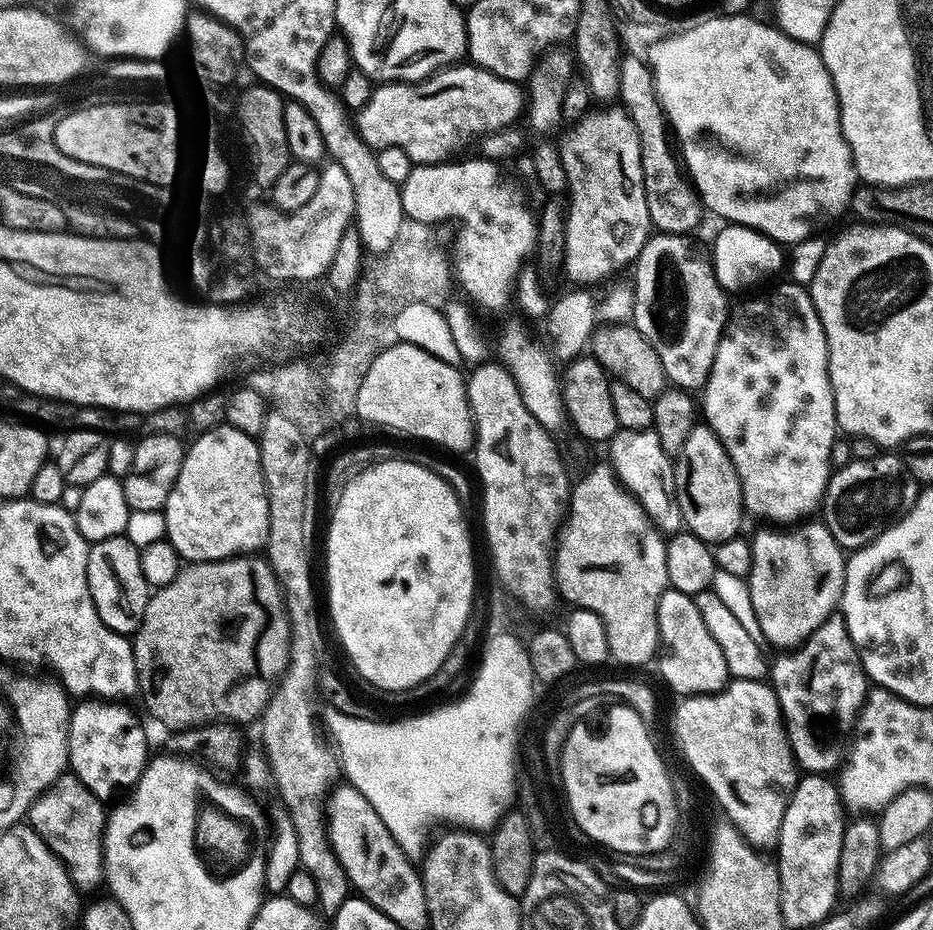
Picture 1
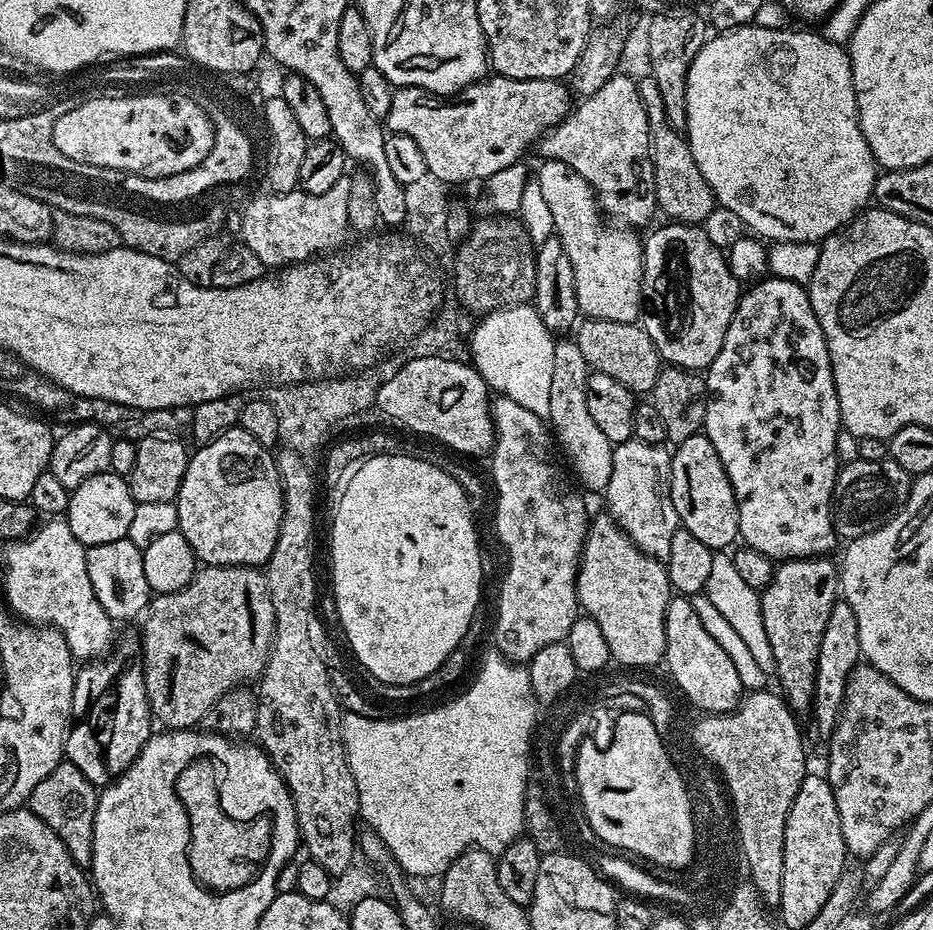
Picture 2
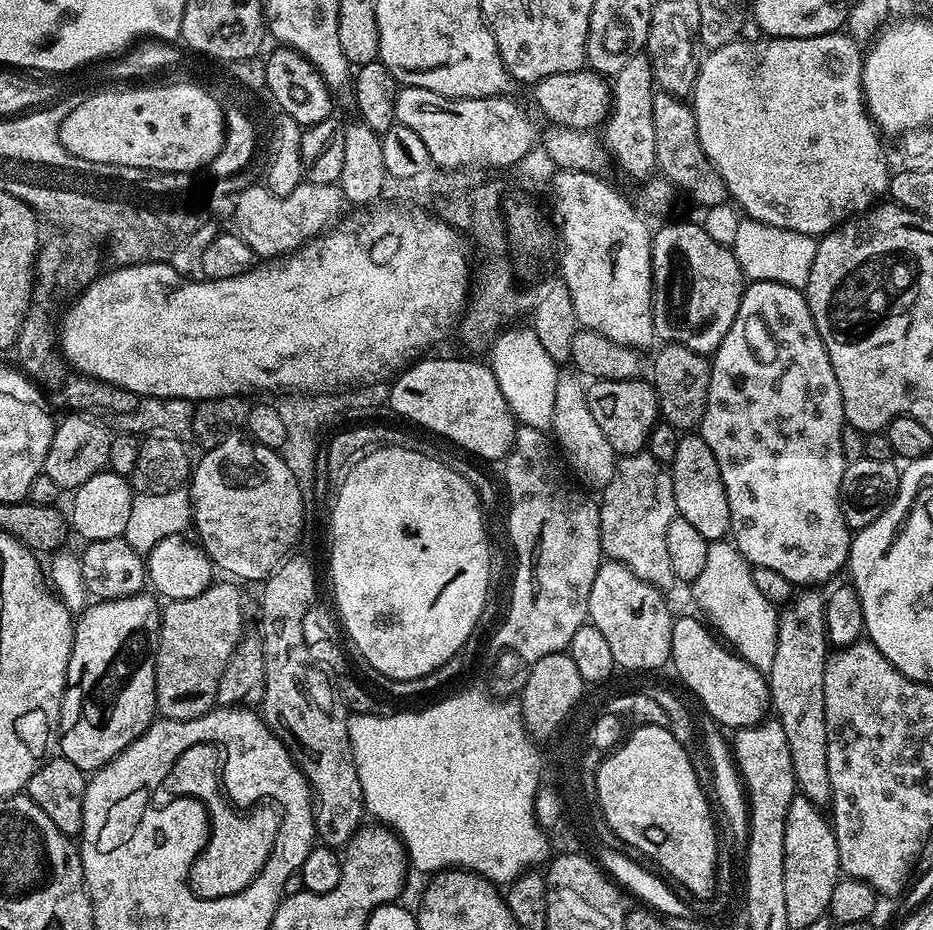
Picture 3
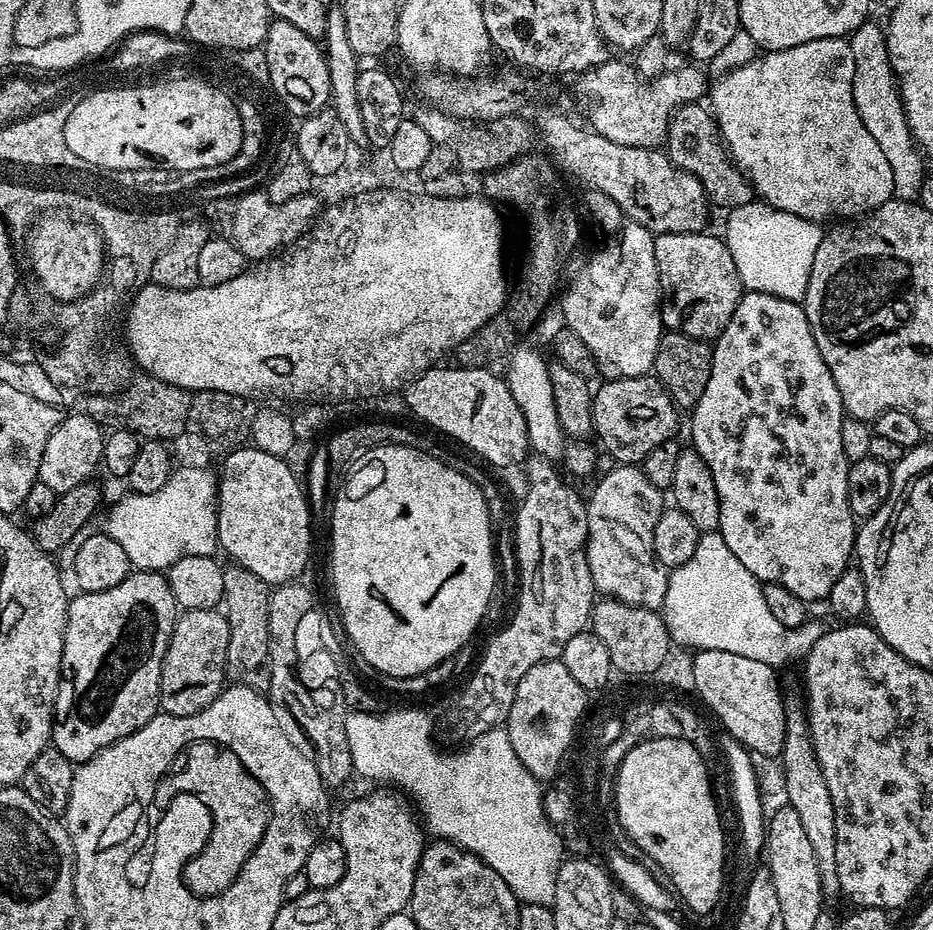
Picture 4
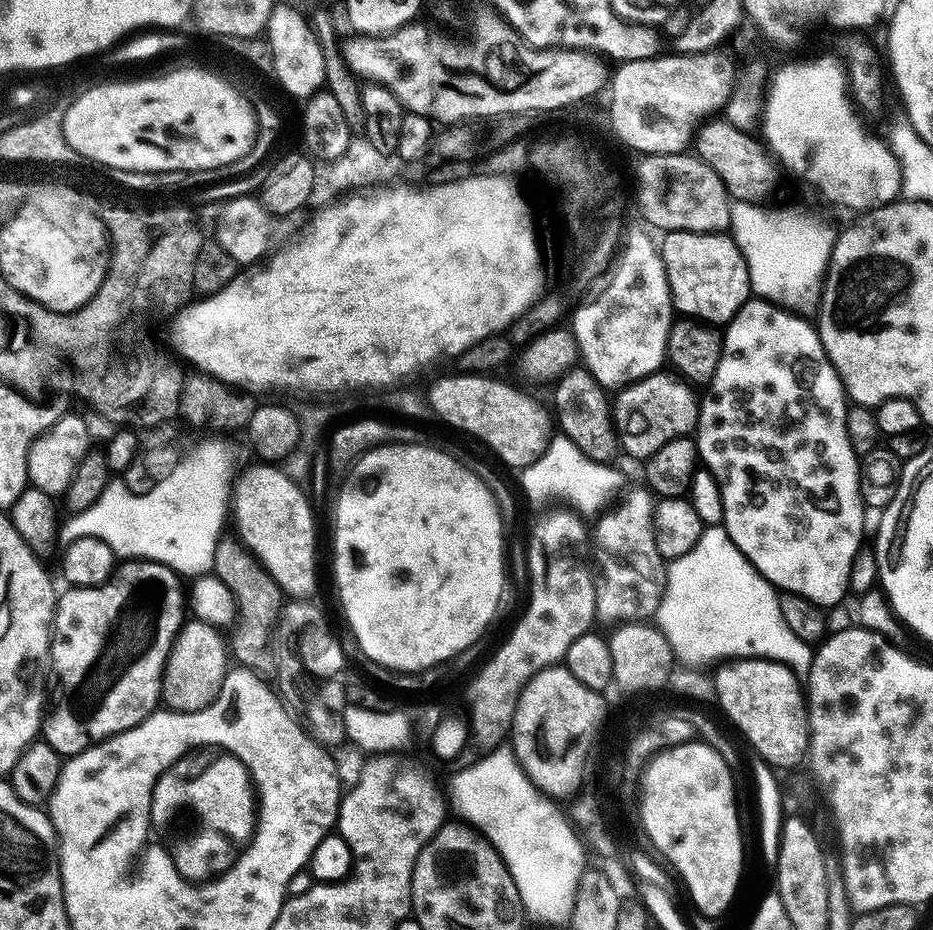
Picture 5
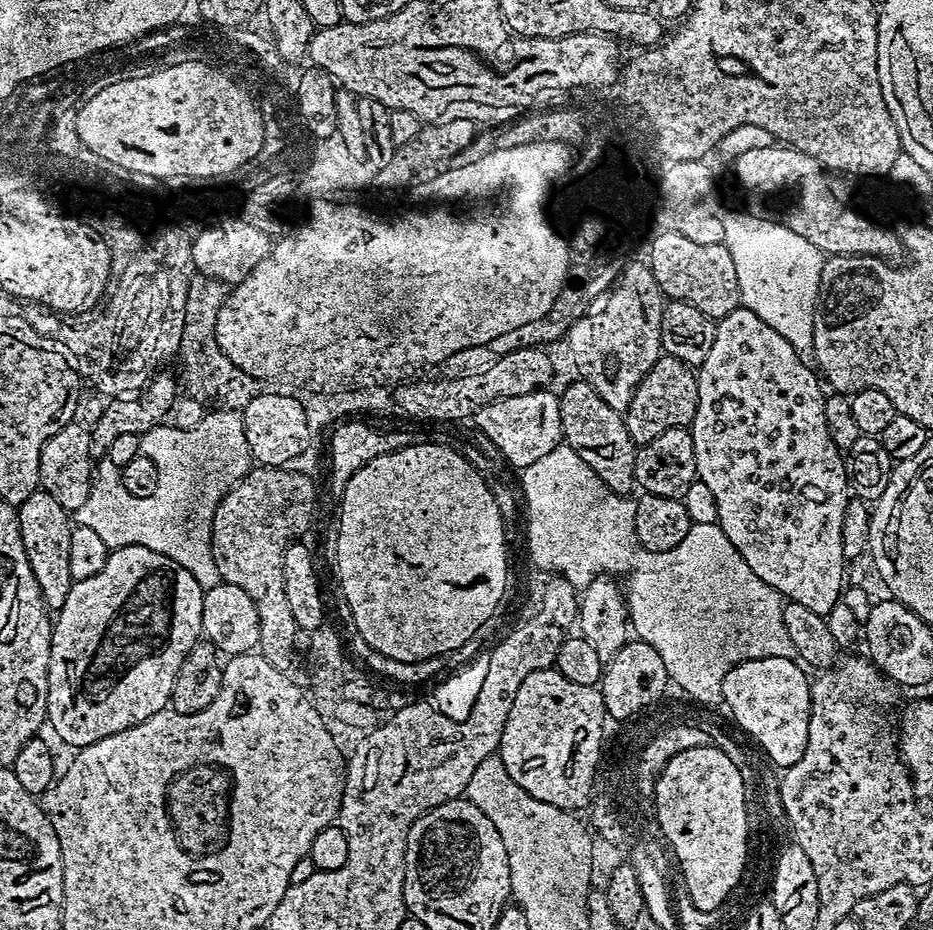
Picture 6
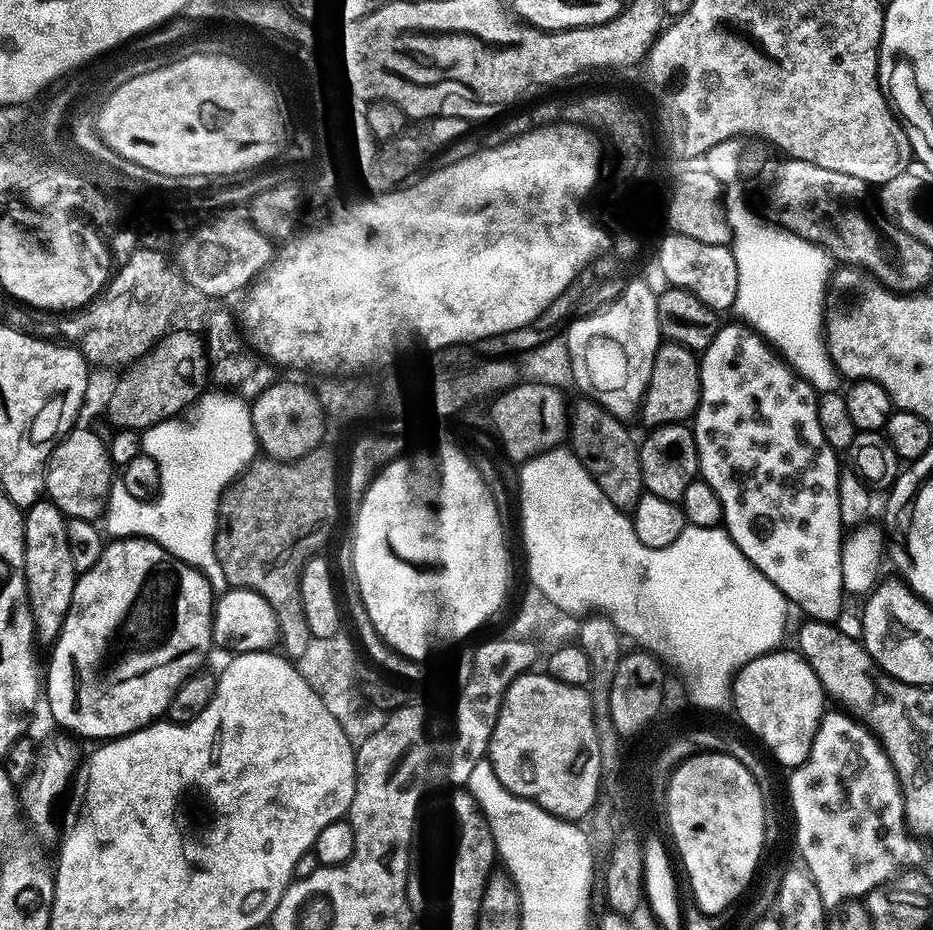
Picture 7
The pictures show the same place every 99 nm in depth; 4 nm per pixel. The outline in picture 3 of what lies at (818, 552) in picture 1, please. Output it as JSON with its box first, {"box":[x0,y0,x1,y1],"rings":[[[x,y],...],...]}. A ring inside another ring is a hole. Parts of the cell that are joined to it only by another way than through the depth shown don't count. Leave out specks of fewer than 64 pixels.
{"box":[766,590,832,806],"rings":[[[800,590],[787,604],[779,609],[776,621],[776,649],[774,666],[766,673],[770,708],[782,730],[786,730],[786,742],[790,742],[790,762],[794,762],[794,778],[799,795],[805,796],[811,804],[824,806],[832,799],[830,766],[826,754],[826,698],[824,697],[824,675],[830,655],[828,632],[824,628],[825,597],[816,590]]]}

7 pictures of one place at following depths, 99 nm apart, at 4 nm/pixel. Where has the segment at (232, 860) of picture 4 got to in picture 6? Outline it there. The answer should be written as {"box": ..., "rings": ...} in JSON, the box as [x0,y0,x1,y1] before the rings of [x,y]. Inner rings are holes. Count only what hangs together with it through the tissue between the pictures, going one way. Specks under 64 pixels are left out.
{"box":[168,766,230,854],"rings":[[[215,766],[188,768],[177,774],[168,787],[168,817],[176,832],[176,841],[189,854],[215,849],[225,839],[228,827],[230,780]]]}

